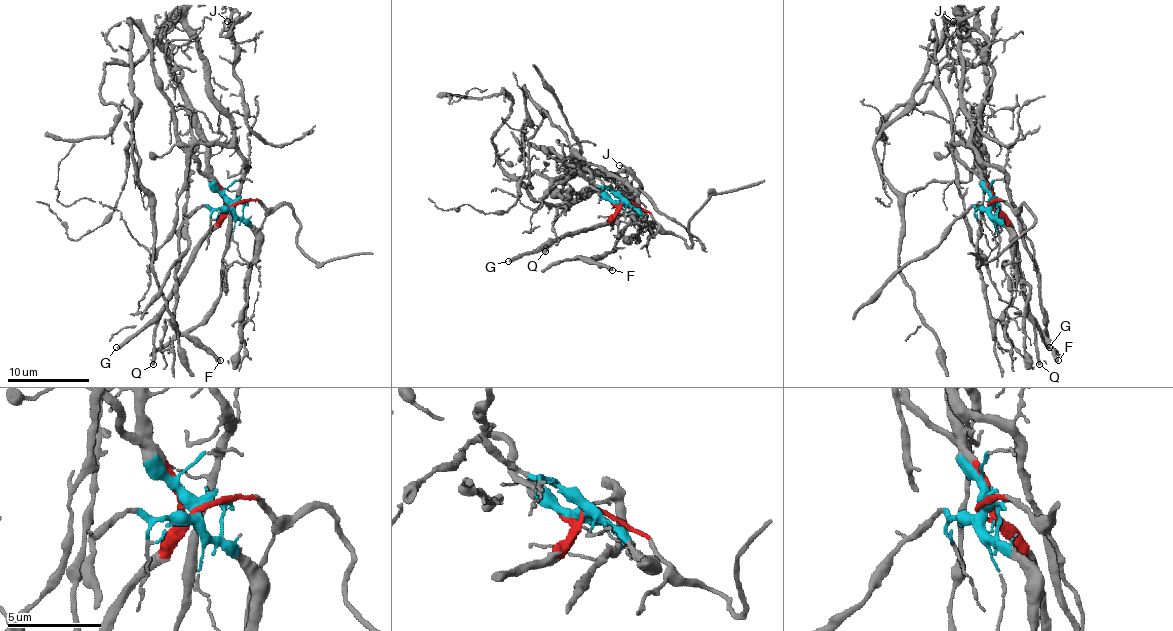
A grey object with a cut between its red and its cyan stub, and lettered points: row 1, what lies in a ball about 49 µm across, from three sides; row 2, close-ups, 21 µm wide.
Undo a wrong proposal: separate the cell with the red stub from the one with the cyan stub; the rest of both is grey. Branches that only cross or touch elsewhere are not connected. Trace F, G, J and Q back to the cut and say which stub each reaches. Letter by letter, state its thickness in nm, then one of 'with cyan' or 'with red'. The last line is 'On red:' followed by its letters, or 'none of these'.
F: 360 nm | with cyan
G: 320 nm | with red
J: 170 nm | with cyan
Q: 280 nm | with red
On red: G, Q

